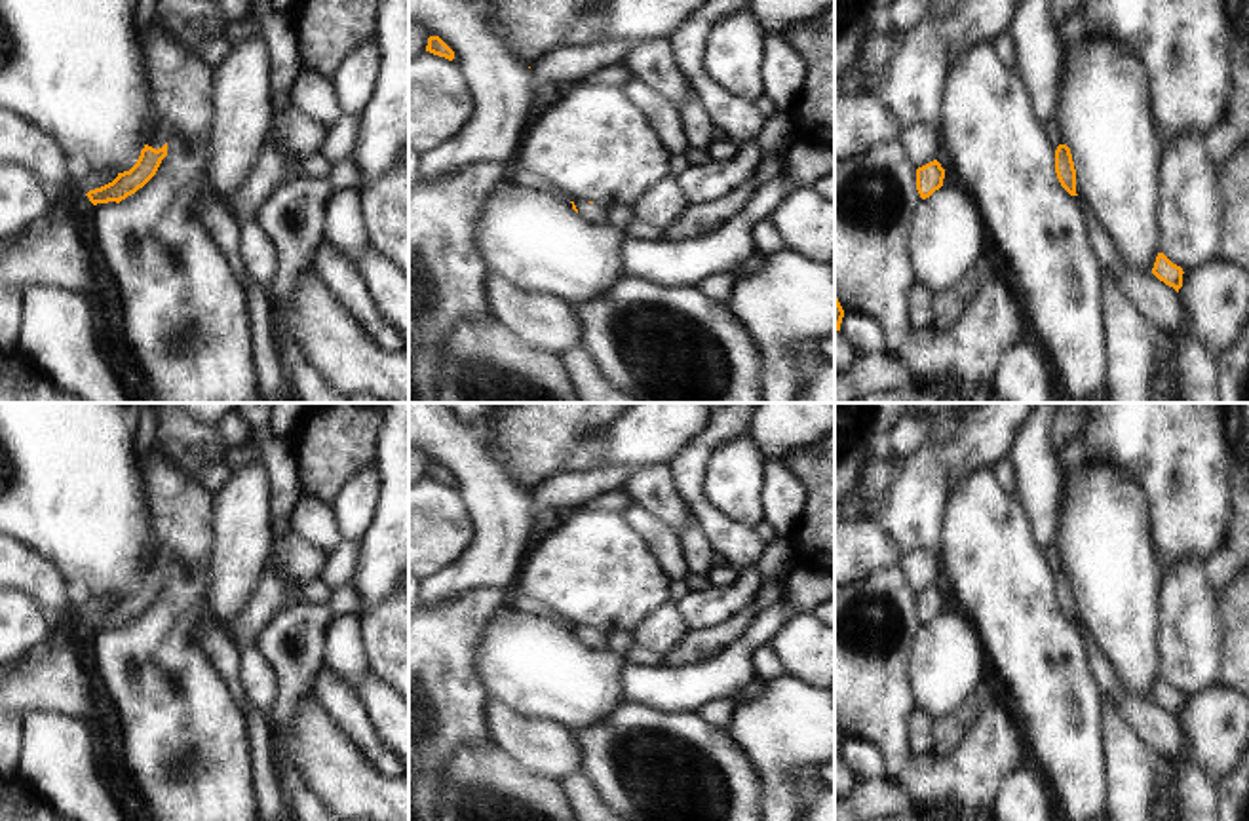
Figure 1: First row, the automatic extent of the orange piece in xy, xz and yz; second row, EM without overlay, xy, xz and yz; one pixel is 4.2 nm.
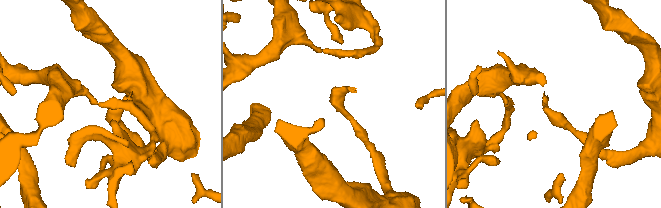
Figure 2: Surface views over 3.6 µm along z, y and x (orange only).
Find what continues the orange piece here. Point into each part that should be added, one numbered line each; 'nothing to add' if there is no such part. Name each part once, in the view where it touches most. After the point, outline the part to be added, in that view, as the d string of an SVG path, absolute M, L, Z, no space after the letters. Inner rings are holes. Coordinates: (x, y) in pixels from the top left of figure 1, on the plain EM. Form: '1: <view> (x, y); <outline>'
1: xy (160, 555); M154 547L152 559L148 561L146 570L158 576L167 568L167 564L173 559L175 559L173 549L169 549L169 547Z

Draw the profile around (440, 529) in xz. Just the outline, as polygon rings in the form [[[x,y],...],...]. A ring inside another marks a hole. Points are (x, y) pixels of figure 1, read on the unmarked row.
[[[422,477],[409,485],[409,570],[424,580],[464,555],[473,523],[454,487]]]

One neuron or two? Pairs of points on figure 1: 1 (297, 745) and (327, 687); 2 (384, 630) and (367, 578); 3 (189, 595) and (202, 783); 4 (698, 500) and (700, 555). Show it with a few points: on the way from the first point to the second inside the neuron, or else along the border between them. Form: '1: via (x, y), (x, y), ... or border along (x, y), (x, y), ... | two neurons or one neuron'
1: border along (312, 690), (320, 706), (346, 736) | two neurons
2: border along (388, 597), (360, 614) | two neurons
3: via (181, 643), (187, 736) | one neuron
4: border along (691, 512), (713, 553) | two neurons

